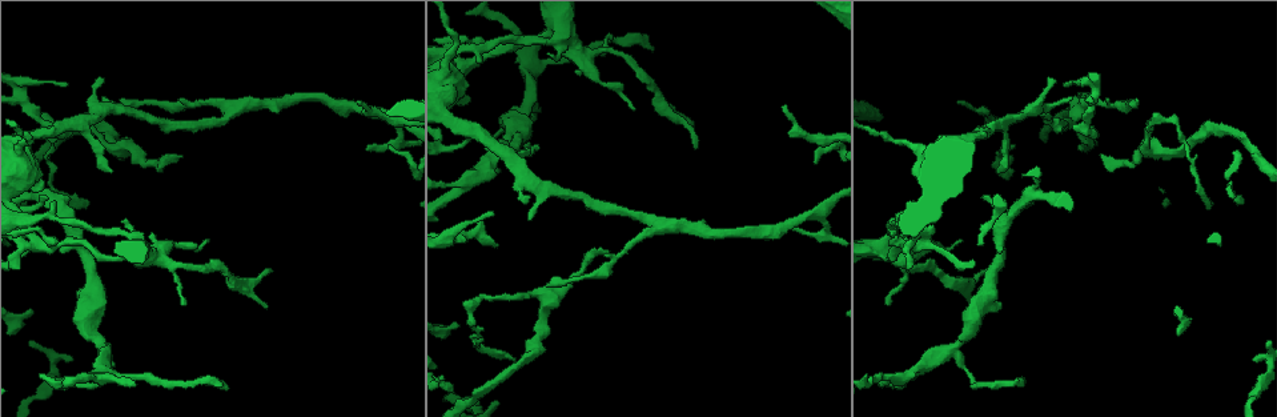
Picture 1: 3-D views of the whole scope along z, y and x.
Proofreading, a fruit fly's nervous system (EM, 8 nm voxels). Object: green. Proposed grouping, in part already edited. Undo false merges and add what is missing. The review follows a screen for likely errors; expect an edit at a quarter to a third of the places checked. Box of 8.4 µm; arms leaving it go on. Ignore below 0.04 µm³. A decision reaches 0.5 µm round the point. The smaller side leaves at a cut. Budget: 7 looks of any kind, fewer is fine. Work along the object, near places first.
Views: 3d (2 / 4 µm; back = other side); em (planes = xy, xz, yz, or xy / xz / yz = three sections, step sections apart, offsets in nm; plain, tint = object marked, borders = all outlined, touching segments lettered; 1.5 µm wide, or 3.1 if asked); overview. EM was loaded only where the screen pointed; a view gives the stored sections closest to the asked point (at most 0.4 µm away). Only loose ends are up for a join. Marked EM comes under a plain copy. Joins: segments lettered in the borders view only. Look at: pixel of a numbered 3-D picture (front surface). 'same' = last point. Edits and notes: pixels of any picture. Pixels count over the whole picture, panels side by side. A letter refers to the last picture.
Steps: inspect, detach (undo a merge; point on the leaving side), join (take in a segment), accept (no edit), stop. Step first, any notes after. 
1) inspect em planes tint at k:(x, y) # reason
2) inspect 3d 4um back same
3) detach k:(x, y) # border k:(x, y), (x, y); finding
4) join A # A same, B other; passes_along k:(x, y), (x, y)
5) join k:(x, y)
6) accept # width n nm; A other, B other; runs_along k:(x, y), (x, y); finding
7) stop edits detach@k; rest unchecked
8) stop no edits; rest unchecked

inspect 3d 2um at 1:(122, 102) # an open end

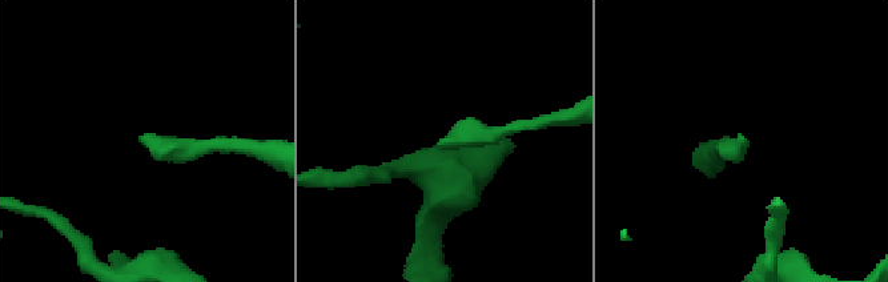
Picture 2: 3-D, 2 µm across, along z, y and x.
inspect em xz step 8 borders at 2:(143, 141) # need the tissue

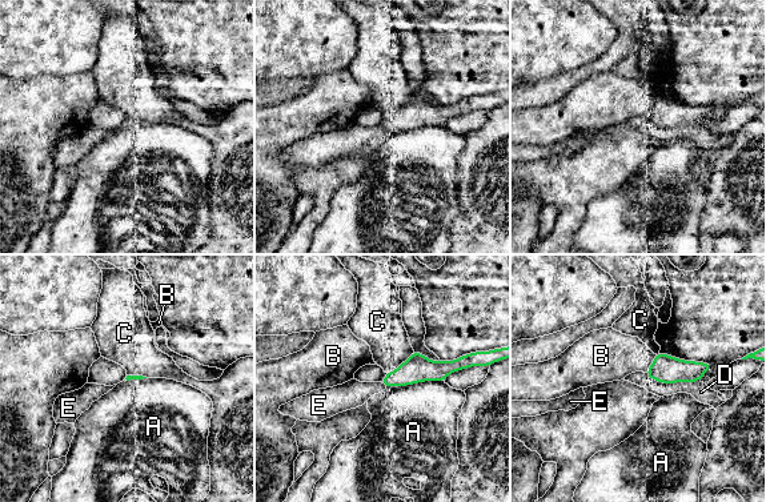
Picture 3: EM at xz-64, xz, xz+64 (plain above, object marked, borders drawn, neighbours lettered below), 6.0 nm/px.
join E # longest_contact A 360 nm; A other, B other, C other, D other, E same; the neuron continues

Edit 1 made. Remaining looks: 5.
inspect overview # redraw

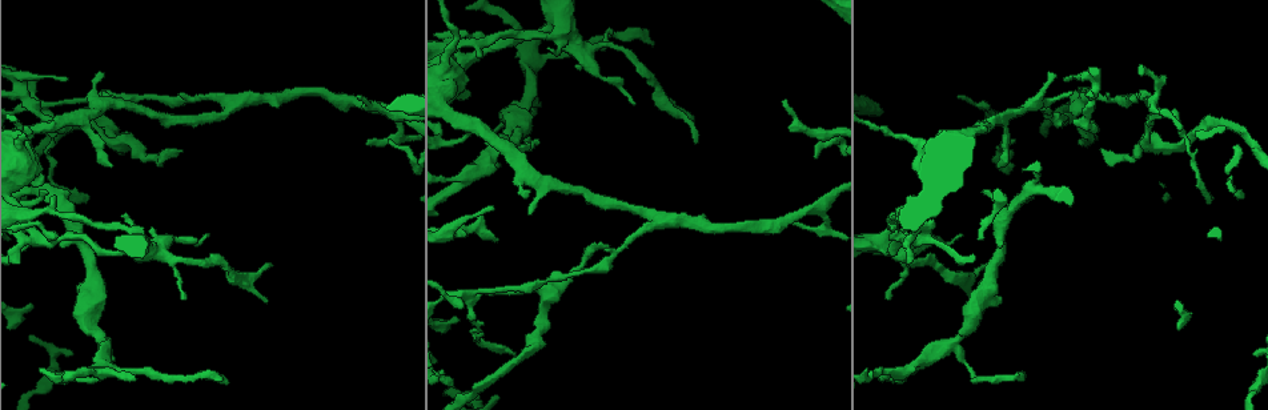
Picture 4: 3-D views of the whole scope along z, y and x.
inspect em xy step 4 tint at 4:(816, 208) # abrupt turn

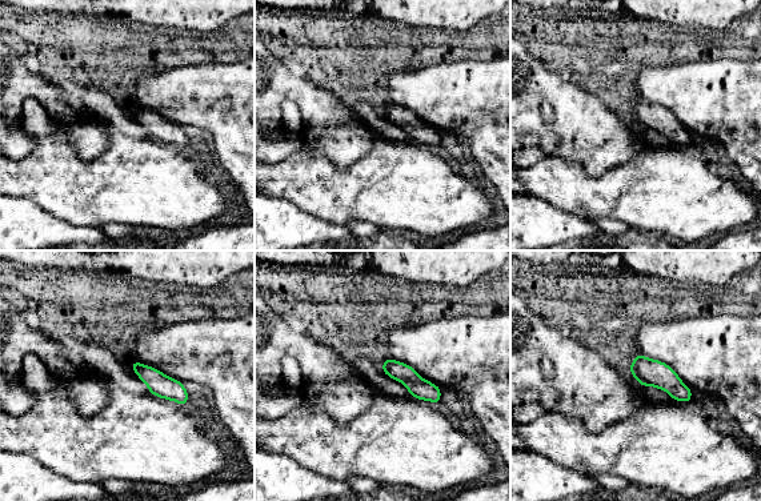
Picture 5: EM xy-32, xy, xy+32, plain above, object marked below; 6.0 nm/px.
inspect em planes borders same # another direction

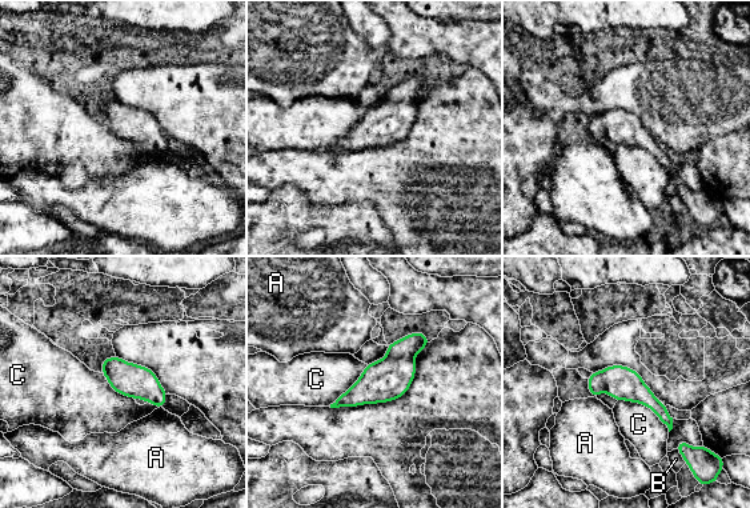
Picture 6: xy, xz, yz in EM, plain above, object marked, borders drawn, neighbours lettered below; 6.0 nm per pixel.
accept # width 200 nm; A other, B other, C other; border 6:(617, 400), (646, 406), (669, 431); all the same neuron

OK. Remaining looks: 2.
stop edits join@3; rest unchecked

